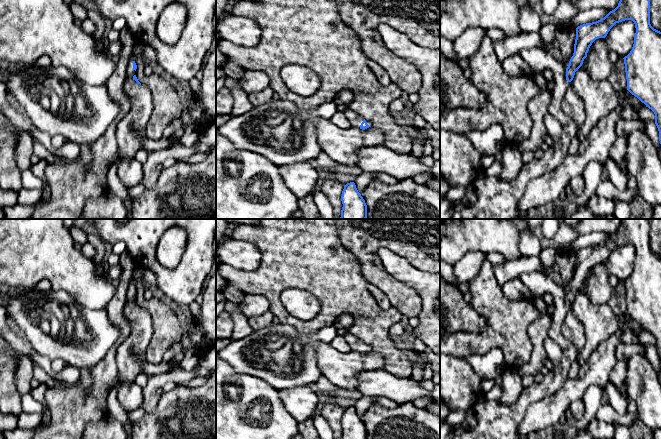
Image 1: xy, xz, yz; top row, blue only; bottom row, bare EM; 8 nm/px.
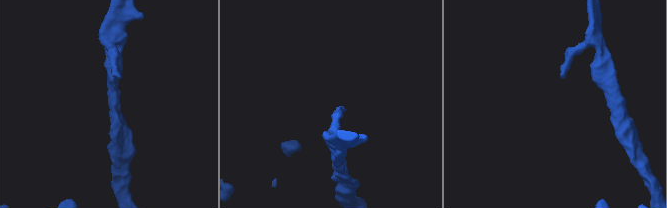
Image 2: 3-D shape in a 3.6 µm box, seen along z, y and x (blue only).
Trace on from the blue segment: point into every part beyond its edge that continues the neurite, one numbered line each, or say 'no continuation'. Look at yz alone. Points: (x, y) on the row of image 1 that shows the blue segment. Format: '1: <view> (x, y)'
1: yz (491, 197)

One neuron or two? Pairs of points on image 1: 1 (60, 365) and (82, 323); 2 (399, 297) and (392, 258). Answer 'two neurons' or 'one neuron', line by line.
1: two neurons
2: two neurons

